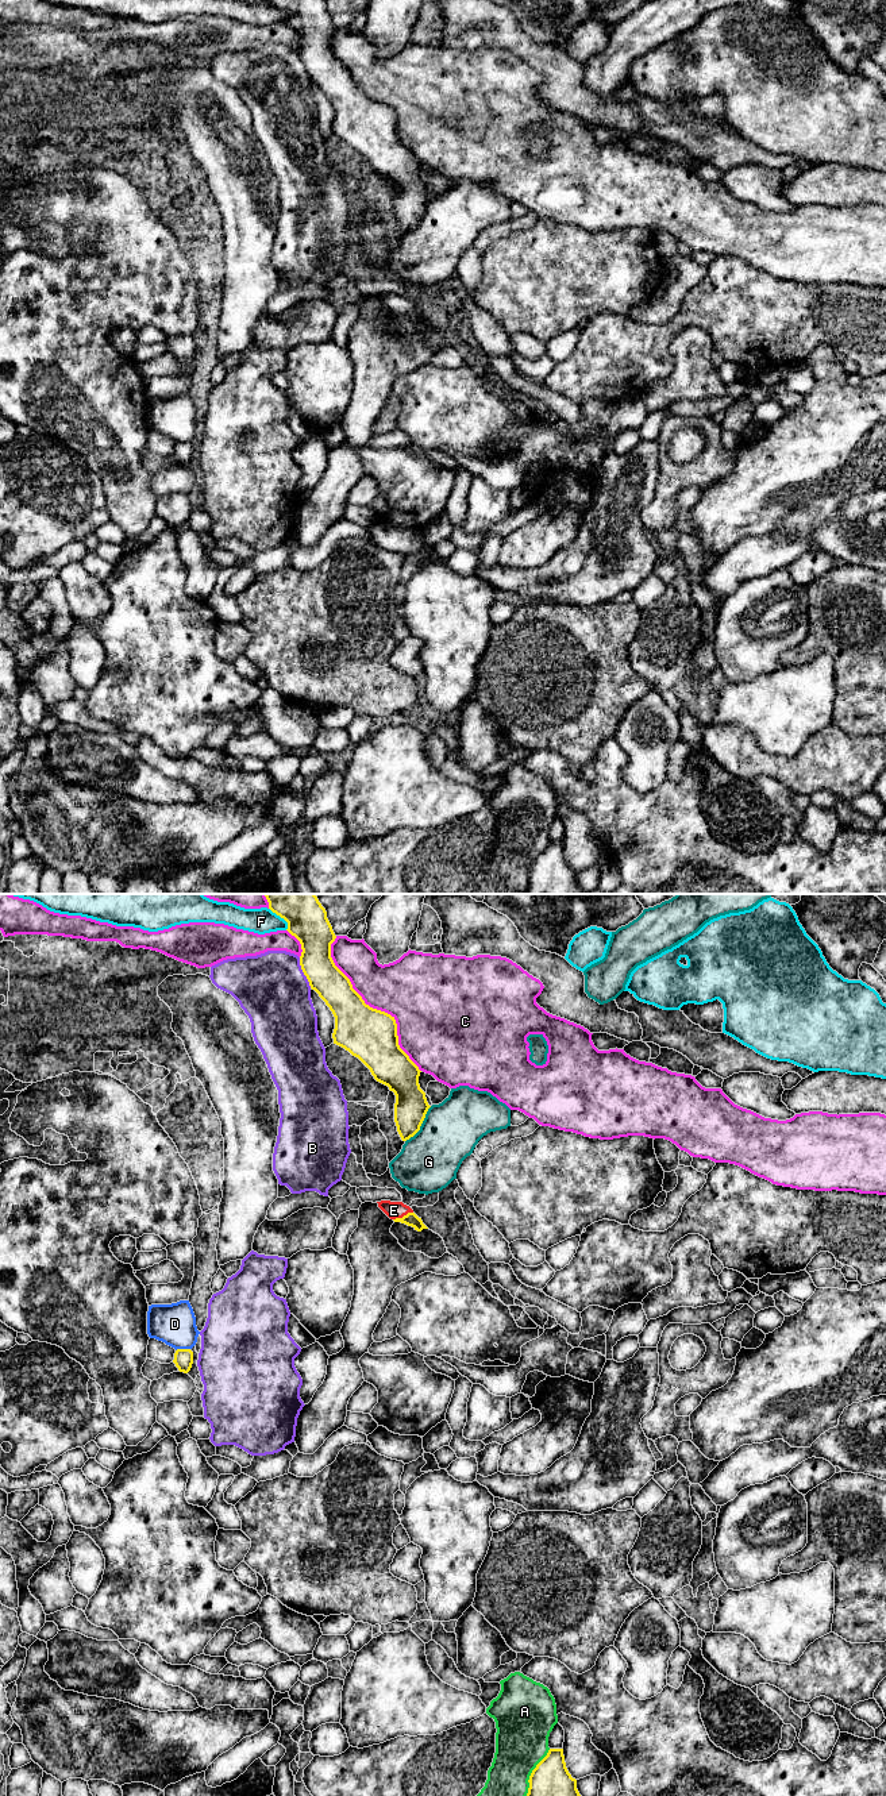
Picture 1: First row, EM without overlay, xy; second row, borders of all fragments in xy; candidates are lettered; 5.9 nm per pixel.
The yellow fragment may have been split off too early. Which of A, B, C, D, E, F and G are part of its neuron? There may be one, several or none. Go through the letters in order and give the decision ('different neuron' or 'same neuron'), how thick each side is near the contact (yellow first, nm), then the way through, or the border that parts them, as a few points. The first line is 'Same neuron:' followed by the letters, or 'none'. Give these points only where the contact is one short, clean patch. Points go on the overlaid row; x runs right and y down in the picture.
Same neuron: E
A: different neuron | 220/320 nm
B: different neuron | 220/420 nm
C: different neuron | 320/380 nm
D: different neuron | 110/240 nm
E: same neuron | 80/100 nm | across xy (411, 1218), (404, 1216), (393, 1210)
F: different neuron | 280/150 nm
G: different neuron | 200/360 nm

